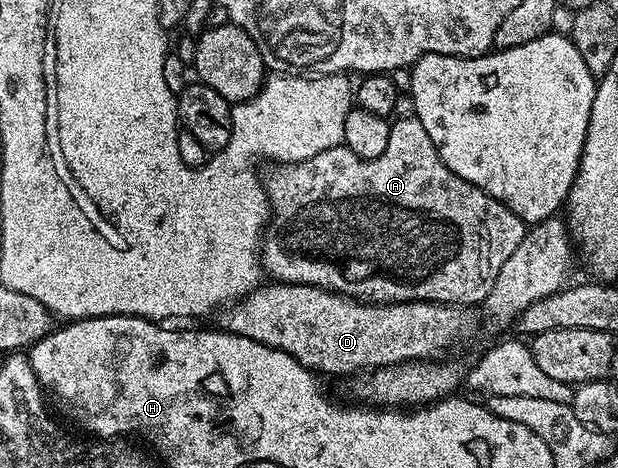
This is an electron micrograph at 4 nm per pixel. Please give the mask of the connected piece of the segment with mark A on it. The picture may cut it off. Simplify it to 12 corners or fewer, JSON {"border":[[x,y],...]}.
{"border":[[416,116],[263,177],[270,278],[477,307],[526,222]]}

